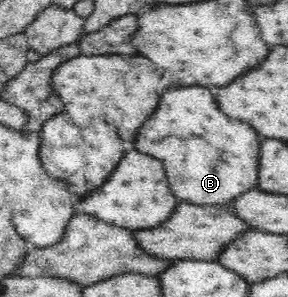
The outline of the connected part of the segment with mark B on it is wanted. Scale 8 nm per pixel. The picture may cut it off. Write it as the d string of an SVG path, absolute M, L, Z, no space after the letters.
M167 88L159 108L137 132L134 148L164 164L171 192L180 202L225 205L258 186L261 135L217 108L207 88Z

